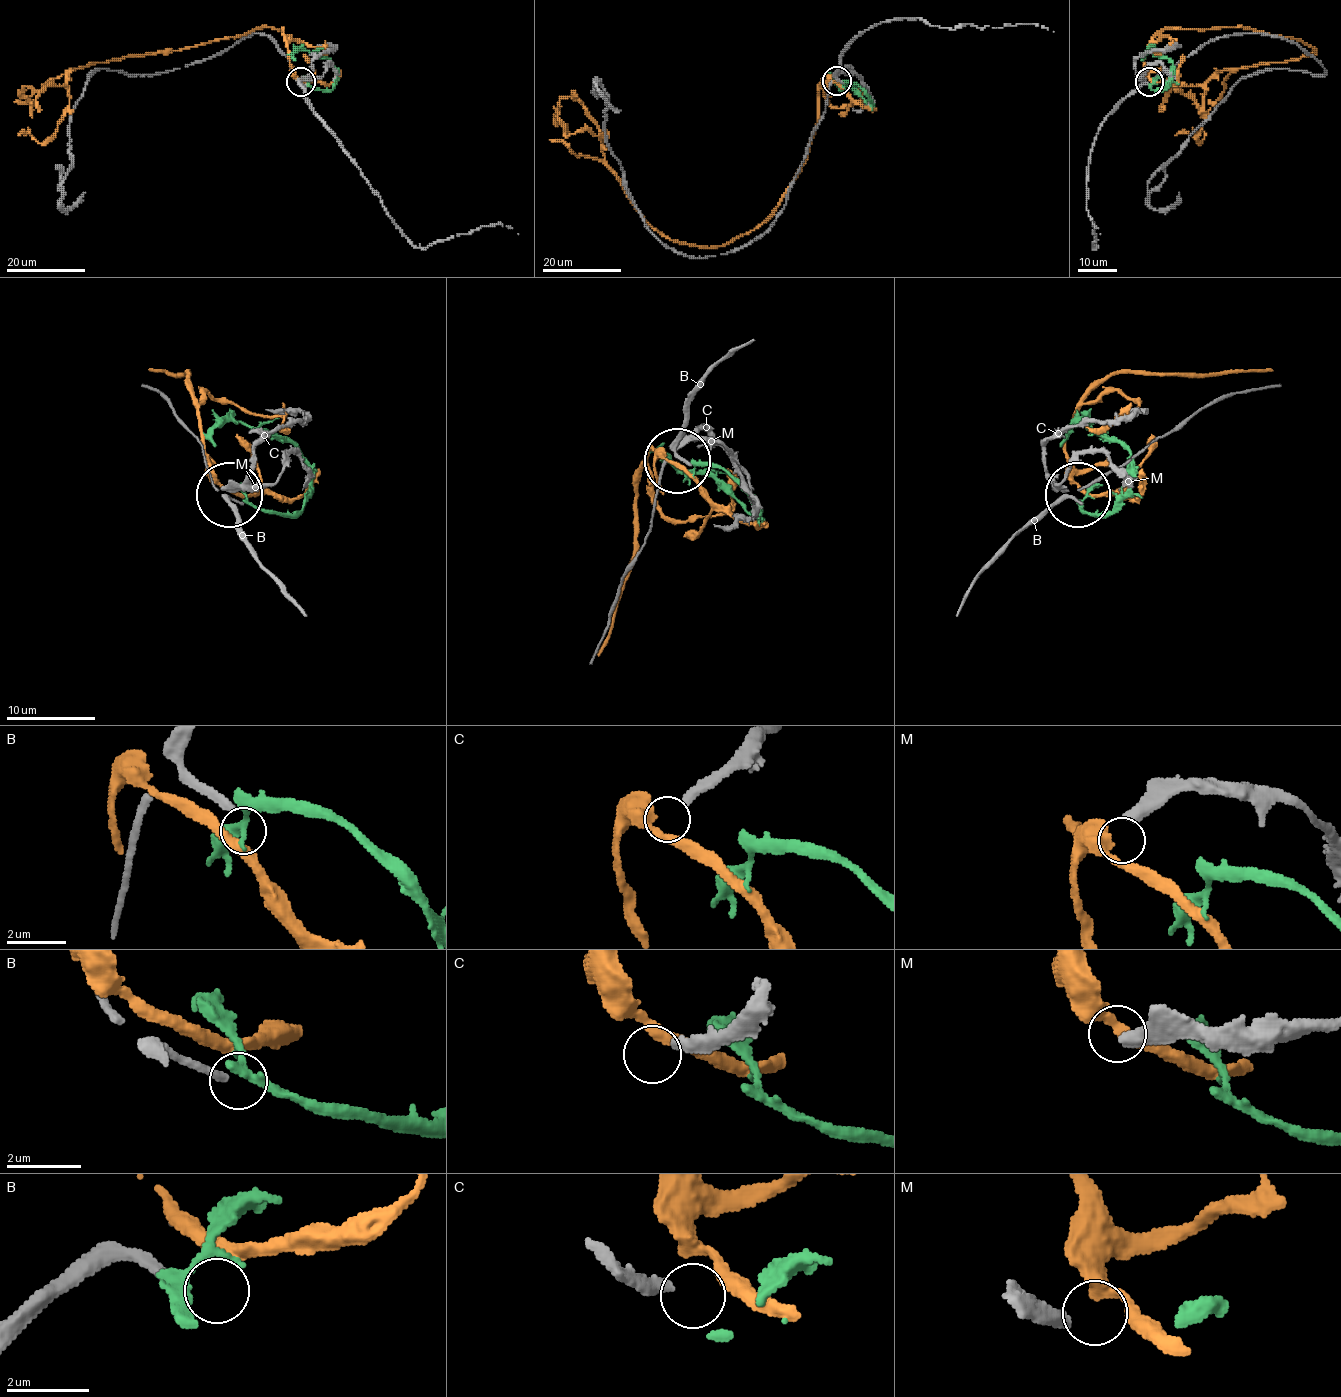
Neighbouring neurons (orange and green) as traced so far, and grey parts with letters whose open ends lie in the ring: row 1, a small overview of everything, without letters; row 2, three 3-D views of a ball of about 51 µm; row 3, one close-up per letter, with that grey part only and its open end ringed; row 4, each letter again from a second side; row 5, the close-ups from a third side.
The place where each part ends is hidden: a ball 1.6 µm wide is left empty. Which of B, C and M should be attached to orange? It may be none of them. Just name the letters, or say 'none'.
none

